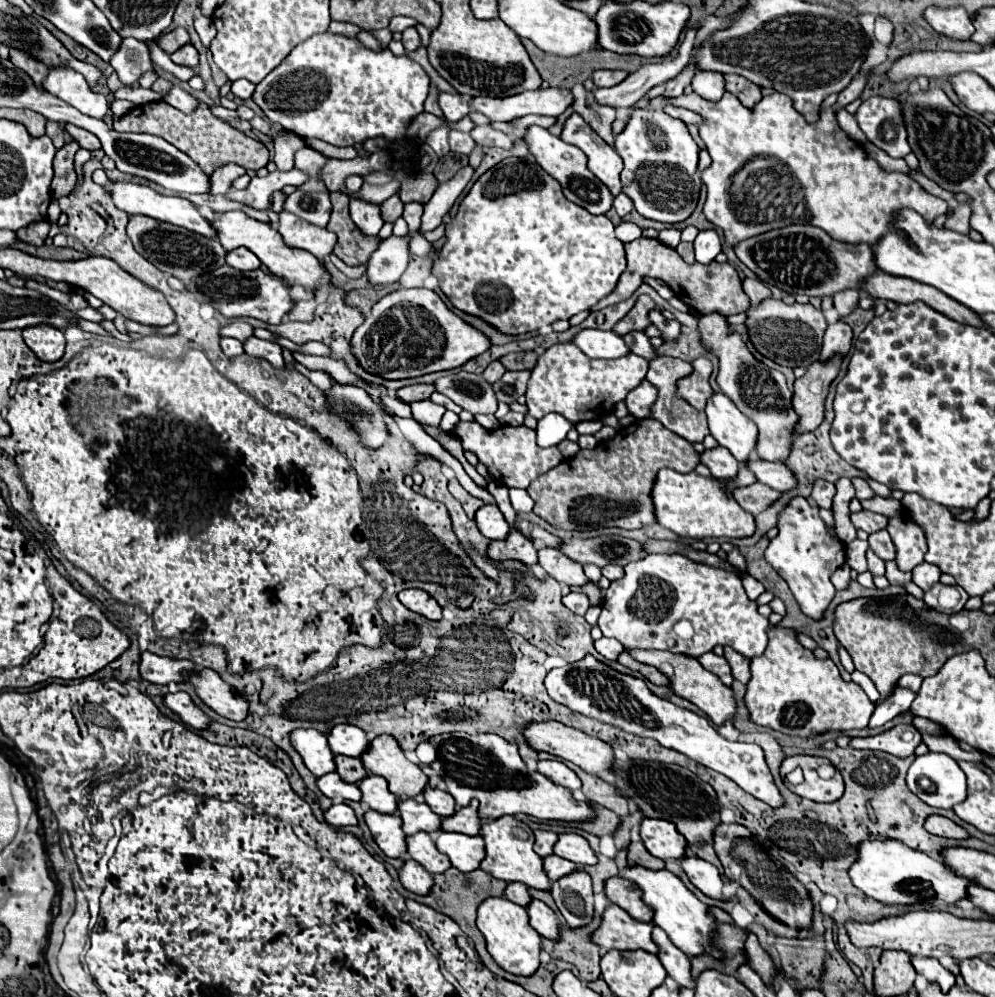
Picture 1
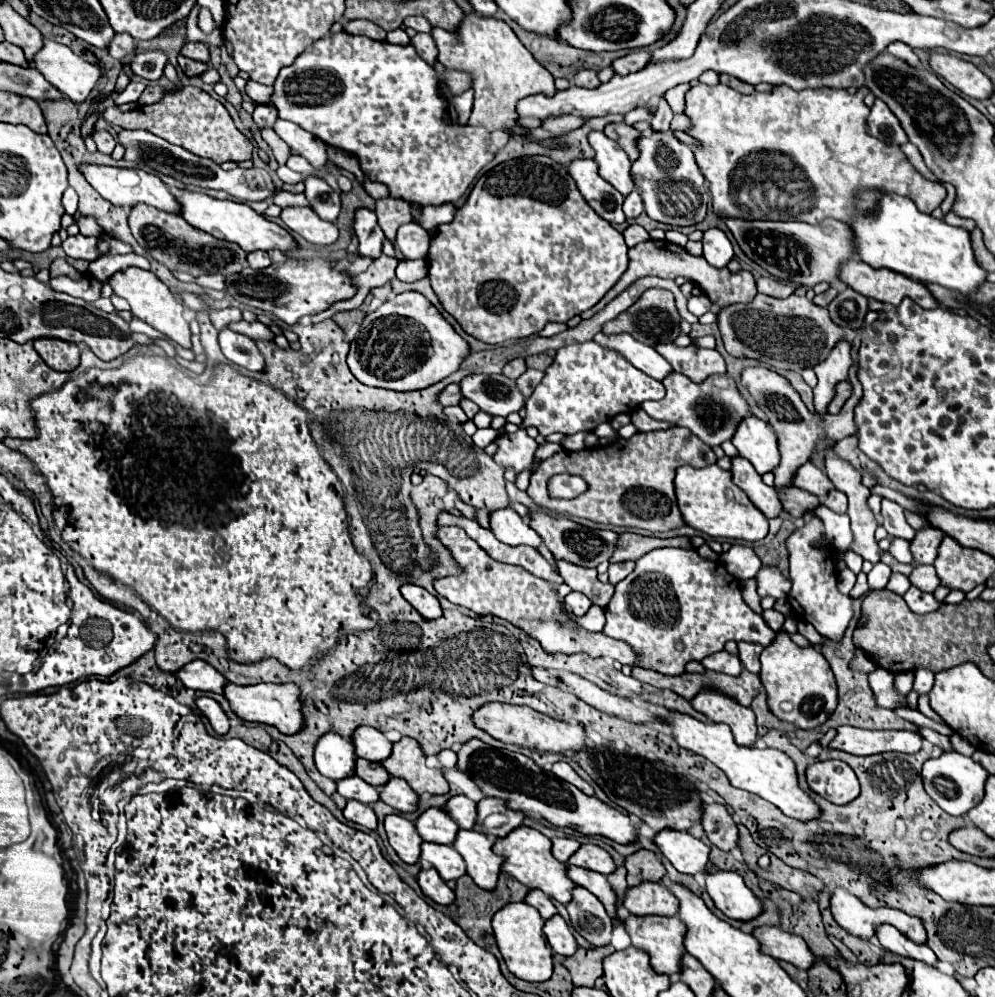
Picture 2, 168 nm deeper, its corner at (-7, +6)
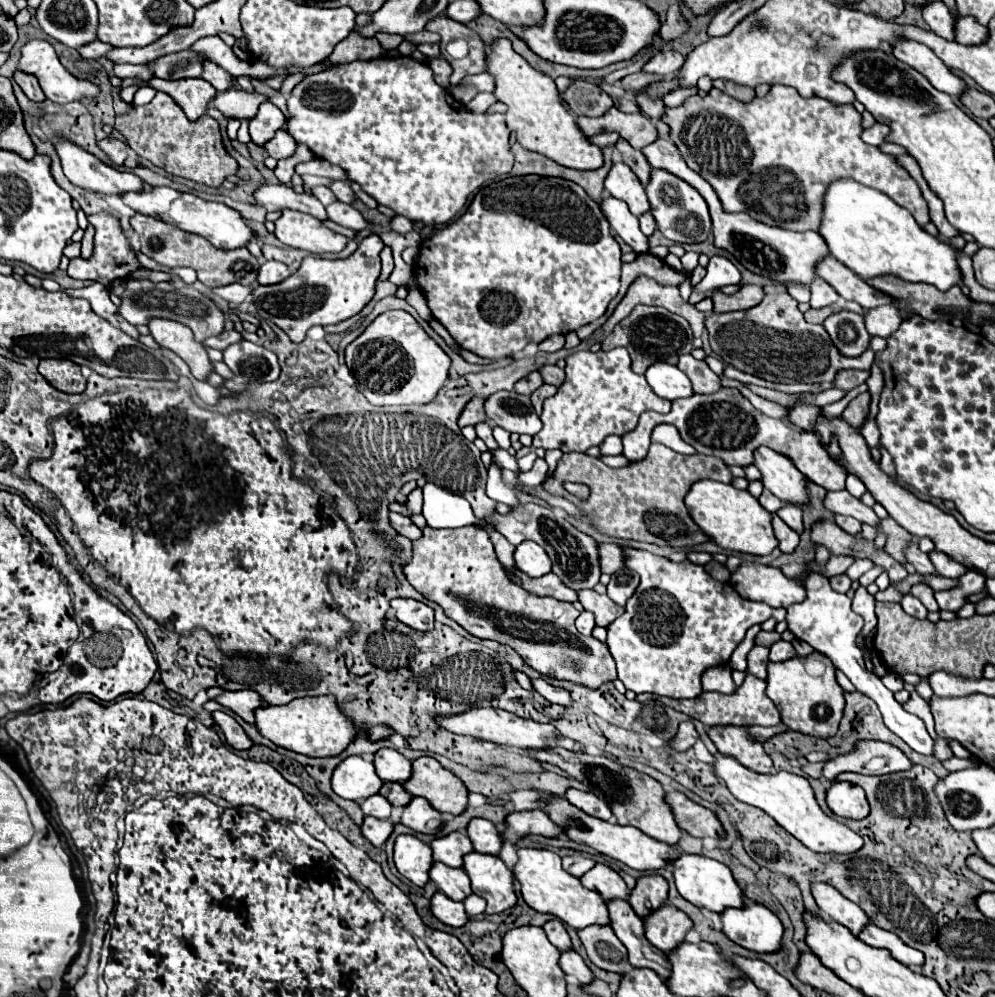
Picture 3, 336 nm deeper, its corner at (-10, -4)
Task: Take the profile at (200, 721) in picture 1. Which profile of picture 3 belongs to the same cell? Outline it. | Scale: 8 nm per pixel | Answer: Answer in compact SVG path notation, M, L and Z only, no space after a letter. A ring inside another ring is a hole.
M211 712L211 716L213 716L215 724L223 730L225 740L227 740L227 744L229 744L231 748L235 748L235 750L247 750L247 748L253 746L253 742L251 742L249 736L243 732L243 728L237 724L235 718L231 718L231 716L225 714L225 712Z

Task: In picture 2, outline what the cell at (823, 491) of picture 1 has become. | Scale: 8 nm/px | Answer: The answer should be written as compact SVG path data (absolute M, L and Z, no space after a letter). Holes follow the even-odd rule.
M832 490L824 500L822 500L824 506L828 506L832 512L836 514L846 514L848 510L848 502L846 502L846 496L840 492L840 490Z

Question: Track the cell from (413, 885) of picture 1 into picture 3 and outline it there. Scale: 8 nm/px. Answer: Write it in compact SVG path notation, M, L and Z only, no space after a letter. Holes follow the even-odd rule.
M435 892L433 898L431 898L431 910L435 914L437 920L441 920L443 924L449 924L449 926L463 926L467 922L467 914L465 914L465 908L463 908L463 902L455 902L447 896L443 896L443 892Z

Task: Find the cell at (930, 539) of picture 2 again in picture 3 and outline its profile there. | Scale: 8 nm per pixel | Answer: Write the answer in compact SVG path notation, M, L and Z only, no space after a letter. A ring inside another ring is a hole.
M939 550L929 552L929 560L933 562L935 570L937 570L941 576L945 576L945 578L959 578L959 576L967 570L963 564L951 560L947 554L943 554L943 552L939 552Z

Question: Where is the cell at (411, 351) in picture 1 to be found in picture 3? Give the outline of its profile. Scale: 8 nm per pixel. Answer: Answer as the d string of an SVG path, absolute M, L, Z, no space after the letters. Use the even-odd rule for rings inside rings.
M389 310L377 316L365 332L345 350L345 362L363 386L365 398L375 406L387 404L429 404L447 380L451 358L405 310Z

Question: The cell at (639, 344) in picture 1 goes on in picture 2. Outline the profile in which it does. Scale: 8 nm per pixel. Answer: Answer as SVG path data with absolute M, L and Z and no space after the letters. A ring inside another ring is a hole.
M660 344L656 350L672 364L672 368L692 382L704 382L714 374L724 374L726 364L724 358L716 350L706 350L698 346L680 348L676 344Z

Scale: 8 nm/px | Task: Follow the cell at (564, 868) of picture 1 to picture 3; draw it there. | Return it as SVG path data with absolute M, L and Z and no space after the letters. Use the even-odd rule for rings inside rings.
M619 898L607 900L605 904L609 910L613 932L623 942L623 946L629 950L629 962L637 968L651 968L665 980L669 976L669 968L665 968L659 962L649 960L643 954L643 946L649 946L649 948L653 948L653 946L643 936L643 920L635 914L631 904L627 900L619 900Z

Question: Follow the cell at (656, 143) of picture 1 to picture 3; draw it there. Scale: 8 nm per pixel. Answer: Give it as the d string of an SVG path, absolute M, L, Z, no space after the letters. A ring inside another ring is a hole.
M651 168L651 178L645 186L647 196L649 196L649 204L651 204L651 214L657 222L657 228L661 230L661 234L673 242L685 244L685 242L703 242L707 240L709 232L711 232L711 218L709 218L709 208L707 202L703 200L703 196L691 188L691 184L687 184L685 180L681 180L679 176L665 172L661 168Z

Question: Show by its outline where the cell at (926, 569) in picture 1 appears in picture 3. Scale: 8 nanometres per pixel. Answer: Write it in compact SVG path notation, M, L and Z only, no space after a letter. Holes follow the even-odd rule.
M921 582L921 584L915 584L915 586L911 588L911 594L913 594L915 598L919 598L929 612L939 610L939 606L937 606L937 602L935 602L935 596L933 596L933 590L931 590L927 584L923 584L923 582Z

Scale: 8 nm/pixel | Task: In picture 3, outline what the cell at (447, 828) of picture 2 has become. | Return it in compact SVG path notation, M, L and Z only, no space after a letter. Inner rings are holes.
M455 830L447 836L439 836L429 846L433 850L433 860L443 862L445 866L451 866L451 868L461 868L463 854L473 850L471 842L467 840L467 834L463 830L459 830L459 832Z

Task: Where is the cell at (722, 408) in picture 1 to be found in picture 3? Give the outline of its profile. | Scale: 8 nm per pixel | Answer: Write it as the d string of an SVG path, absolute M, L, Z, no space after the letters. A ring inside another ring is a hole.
M759 446L753 454L753 464L761 472L761 482L767 490L771 490L777 498L791 504L805 504L805 480L803 474L791 464L791 460L767 446Z

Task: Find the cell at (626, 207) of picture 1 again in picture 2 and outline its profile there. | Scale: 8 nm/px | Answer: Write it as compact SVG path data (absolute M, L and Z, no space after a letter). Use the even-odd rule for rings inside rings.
M634 190L632 194L626 196L624 200L624 214L628 214L628 218L636 218L644 212L644 204L642 204L642 198L640 194Z

